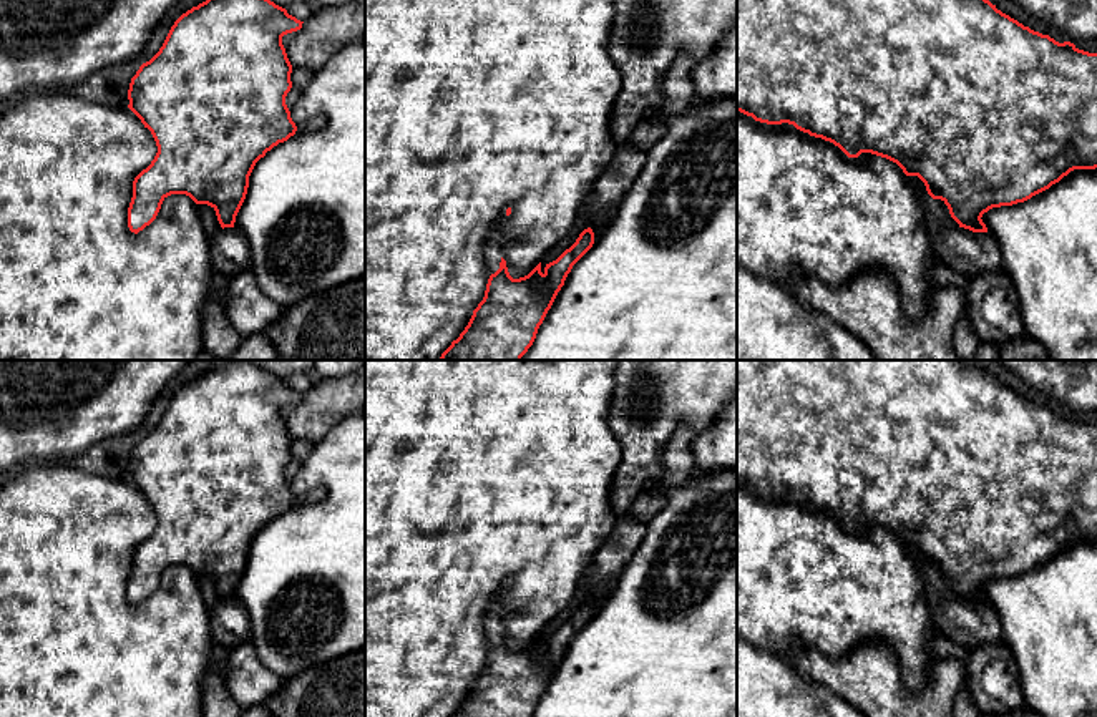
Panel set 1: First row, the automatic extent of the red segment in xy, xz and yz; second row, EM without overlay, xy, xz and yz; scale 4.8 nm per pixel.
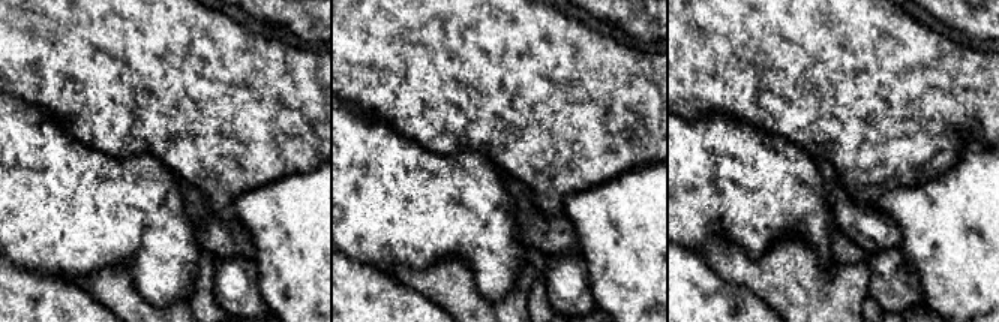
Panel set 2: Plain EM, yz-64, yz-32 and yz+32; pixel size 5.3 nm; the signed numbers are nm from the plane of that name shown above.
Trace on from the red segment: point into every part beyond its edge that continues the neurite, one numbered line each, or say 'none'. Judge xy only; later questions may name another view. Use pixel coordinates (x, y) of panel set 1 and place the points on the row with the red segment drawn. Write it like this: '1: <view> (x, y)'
none

